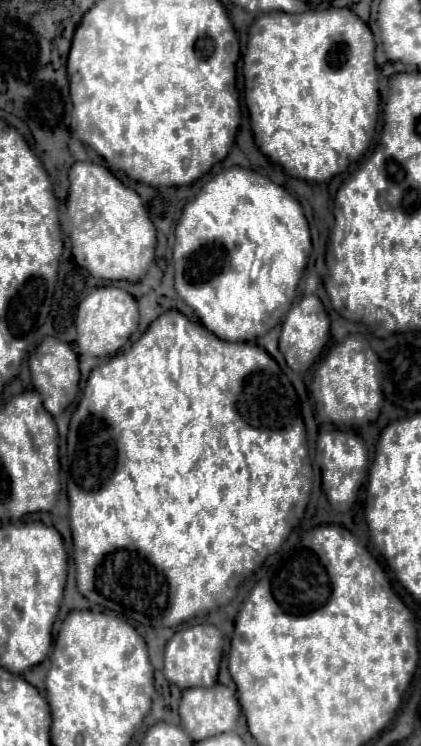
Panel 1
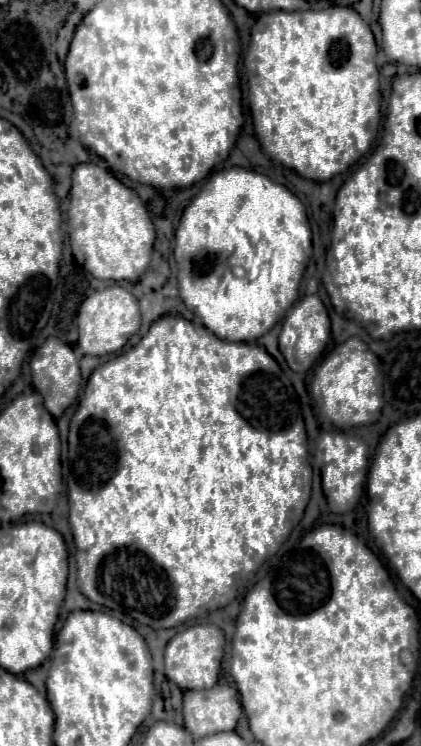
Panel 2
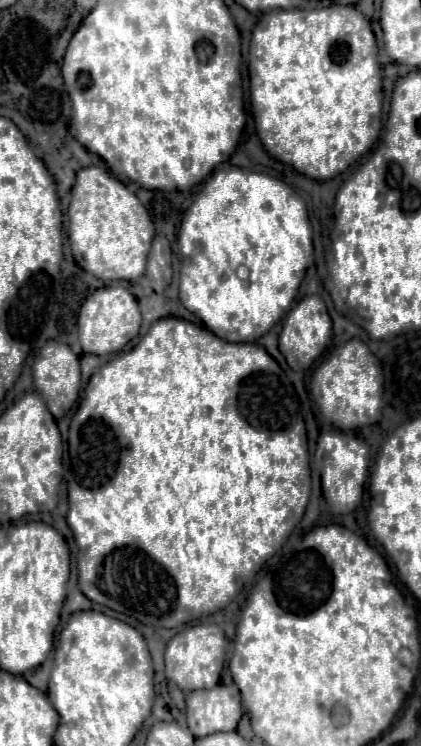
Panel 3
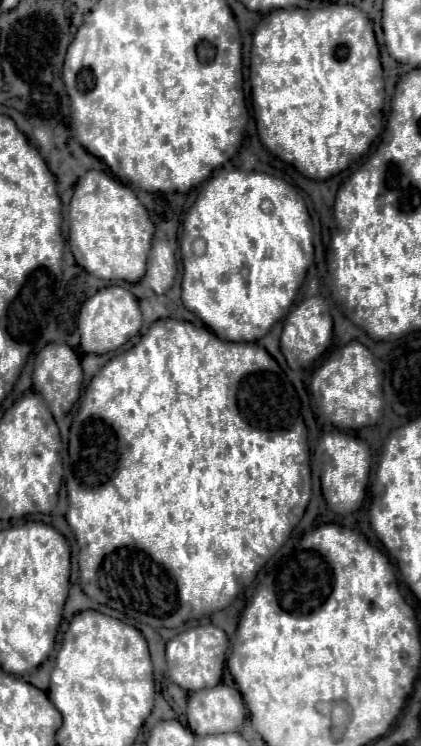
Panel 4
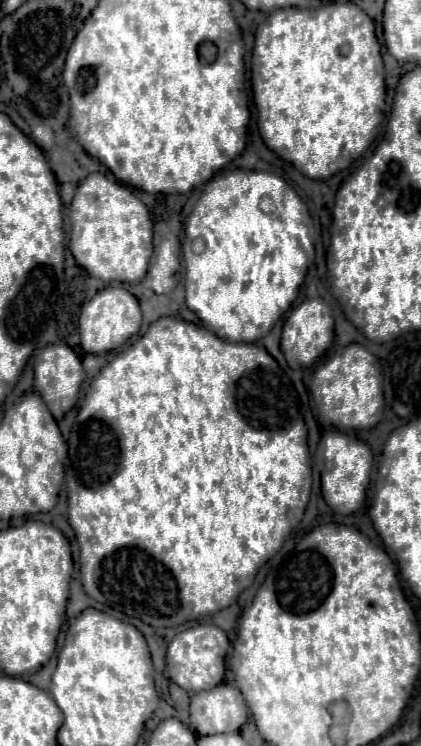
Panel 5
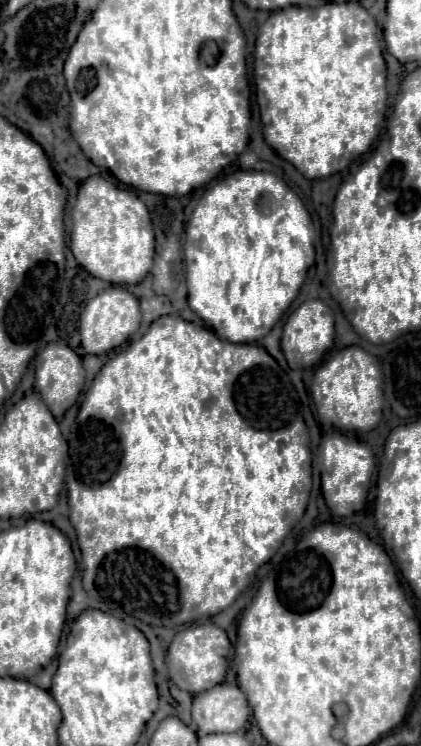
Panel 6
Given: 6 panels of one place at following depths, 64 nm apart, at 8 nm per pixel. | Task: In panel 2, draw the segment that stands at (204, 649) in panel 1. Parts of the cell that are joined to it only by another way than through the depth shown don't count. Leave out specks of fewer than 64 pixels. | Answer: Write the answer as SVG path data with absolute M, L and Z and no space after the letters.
M214 624L190 626L178 632L166 646L166 678L178 684L182 690L204 690L218 682L220 662L224 656L224 632Z

